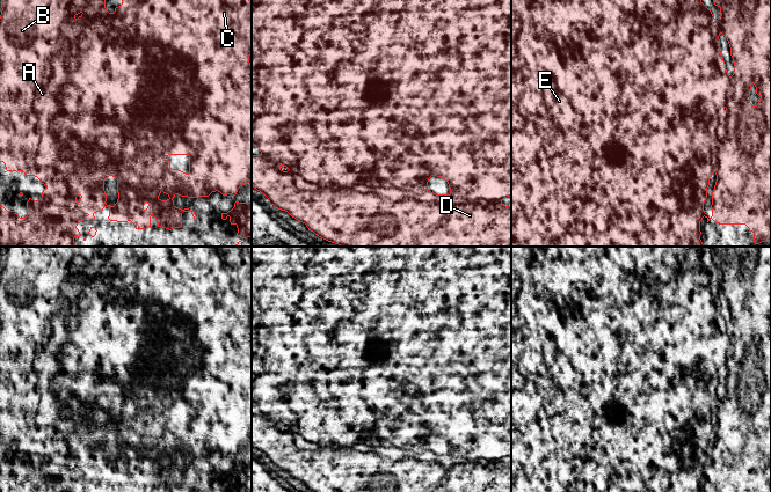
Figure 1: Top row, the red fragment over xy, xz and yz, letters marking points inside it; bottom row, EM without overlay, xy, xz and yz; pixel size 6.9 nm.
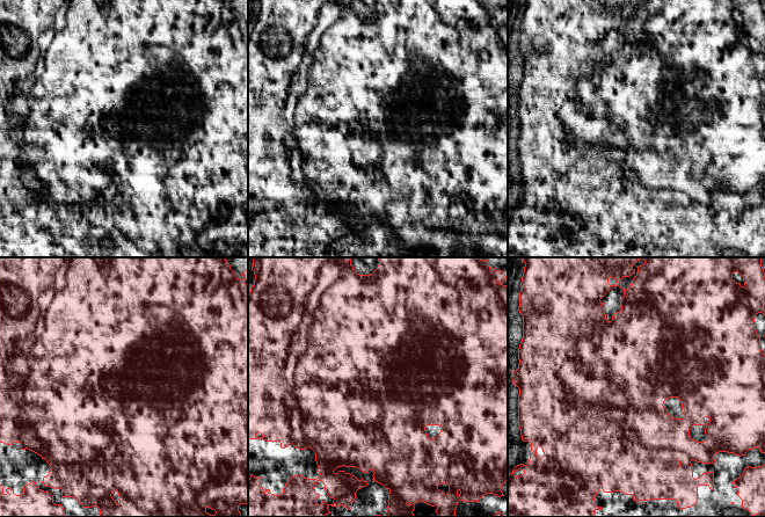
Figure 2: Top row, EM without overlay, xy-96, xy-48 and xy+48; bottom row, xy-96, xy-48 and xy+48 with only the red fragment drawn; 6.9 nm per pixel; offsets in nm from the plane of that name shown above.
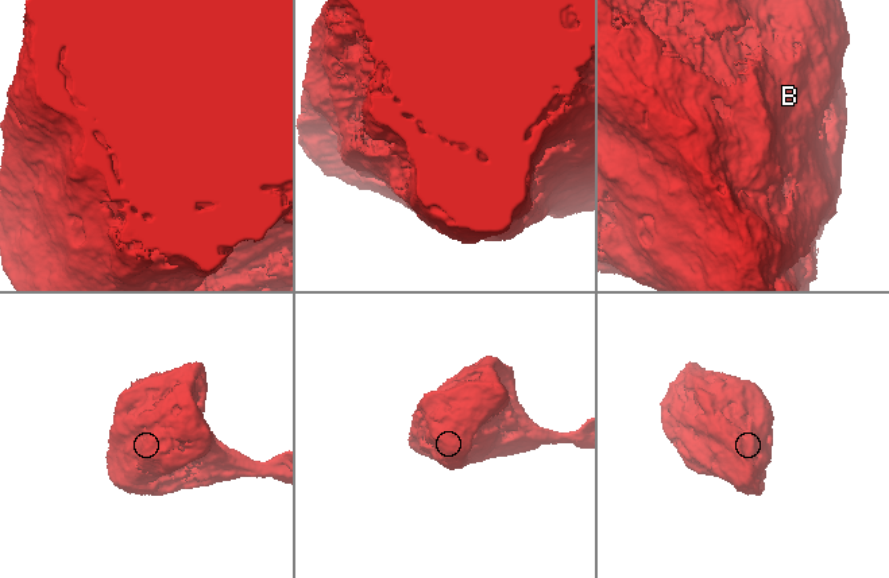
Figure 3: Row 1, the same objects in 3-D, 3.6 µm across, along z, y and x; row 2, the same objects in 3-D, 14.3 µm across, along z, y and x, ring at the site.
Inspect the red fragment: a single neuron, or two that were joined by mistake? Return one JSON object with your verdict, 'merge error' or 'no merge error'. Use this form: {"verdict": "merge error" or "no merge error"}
{"verdict": "no merge error"}

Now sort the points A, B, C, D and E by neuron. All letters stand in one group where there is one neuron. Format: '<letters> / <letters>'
A B C D E

